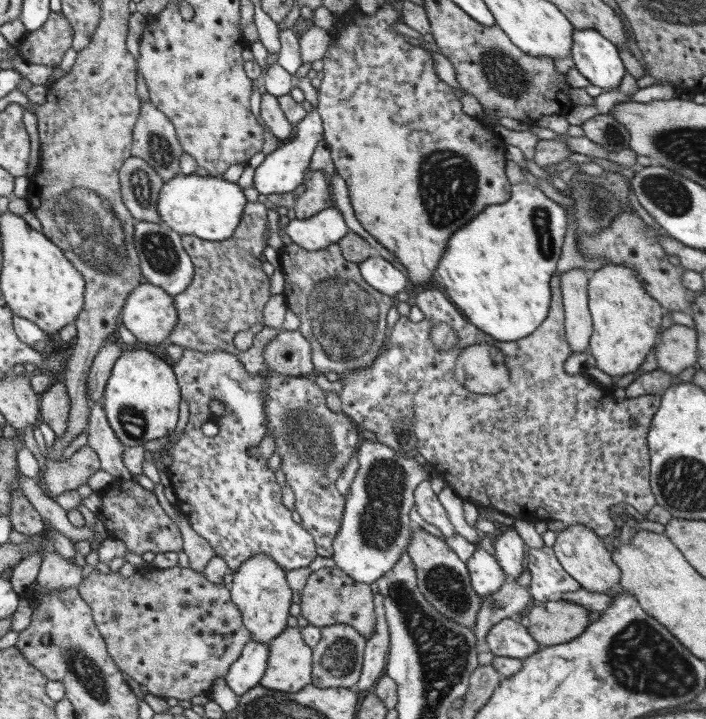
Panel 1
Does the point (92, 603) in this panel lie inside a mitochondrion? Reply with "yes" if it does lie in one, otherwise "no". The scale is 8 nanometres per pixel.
no

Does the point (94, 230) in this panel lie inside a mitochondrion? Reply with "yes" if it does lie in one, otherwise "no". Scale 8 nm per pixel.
yes

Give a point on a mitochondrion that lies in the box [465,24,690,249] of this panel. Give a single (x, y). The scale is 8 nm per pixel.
(501, 70)

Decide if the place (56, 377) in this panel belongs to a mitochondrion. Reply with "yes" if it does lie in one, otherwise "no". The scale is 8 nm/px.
no

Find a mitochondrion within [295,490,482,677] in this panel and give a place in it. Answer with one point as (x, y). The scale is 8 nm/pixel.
(446, 585)

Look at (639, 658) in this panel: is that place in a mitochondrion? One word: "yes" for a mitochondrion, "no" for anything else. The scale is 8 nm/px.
yes

